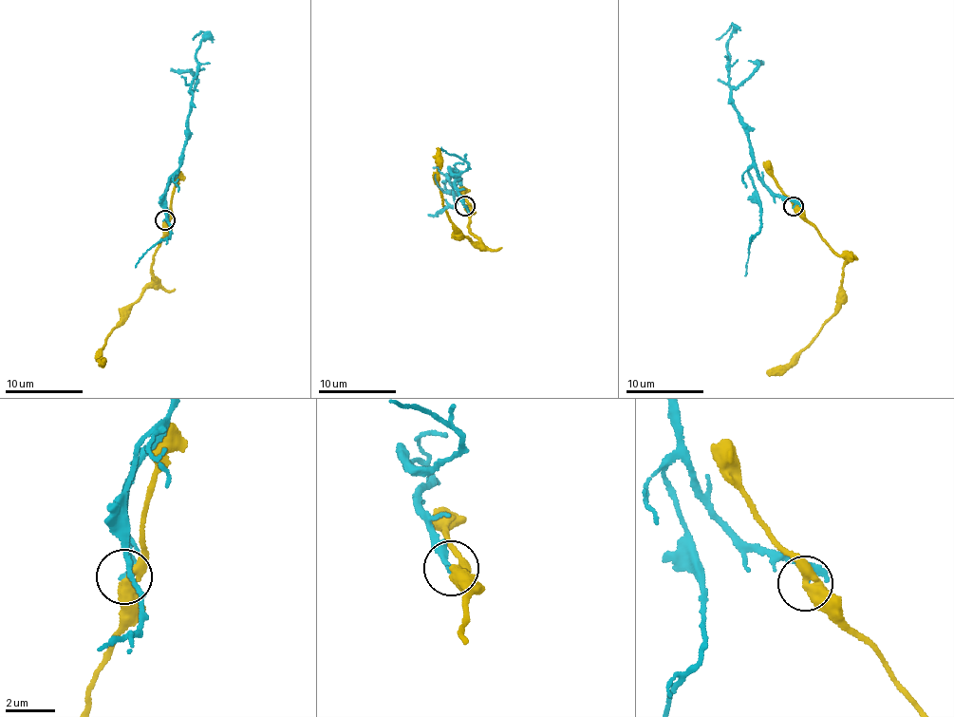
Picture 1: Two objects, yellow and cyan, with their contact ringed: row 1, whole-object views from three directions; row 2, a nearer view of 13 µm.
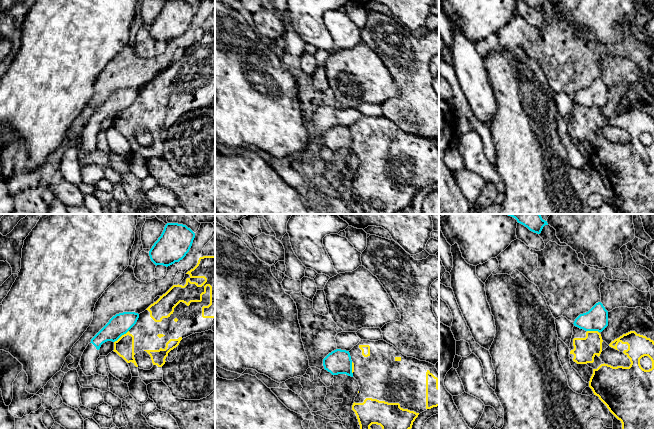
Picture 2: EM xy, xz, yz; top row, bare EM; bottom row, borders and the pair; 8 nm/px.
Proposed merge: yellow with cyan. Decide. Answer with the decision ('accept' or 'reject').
reject

